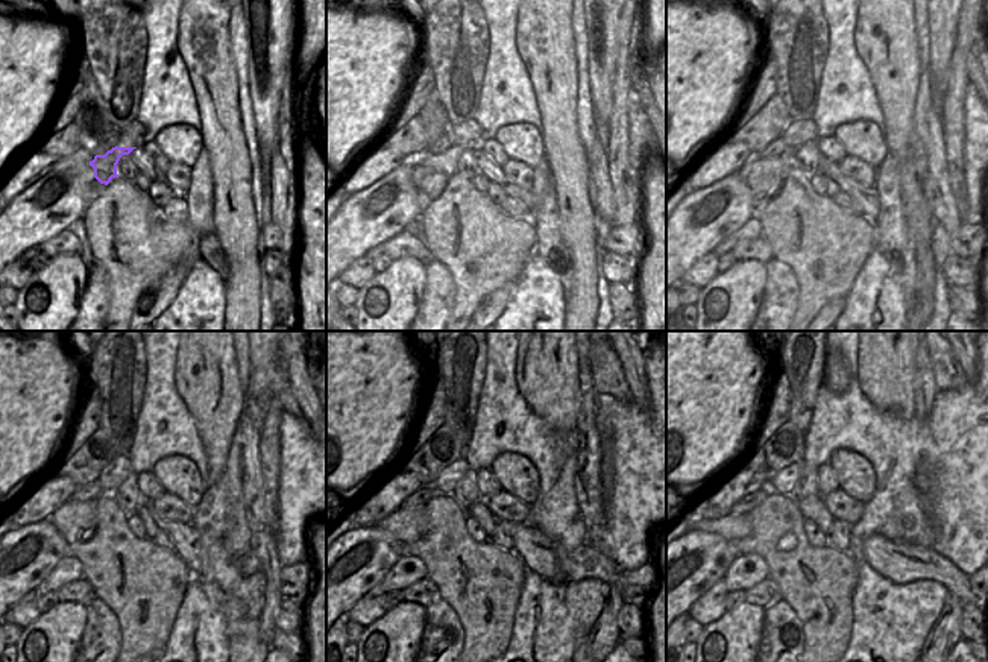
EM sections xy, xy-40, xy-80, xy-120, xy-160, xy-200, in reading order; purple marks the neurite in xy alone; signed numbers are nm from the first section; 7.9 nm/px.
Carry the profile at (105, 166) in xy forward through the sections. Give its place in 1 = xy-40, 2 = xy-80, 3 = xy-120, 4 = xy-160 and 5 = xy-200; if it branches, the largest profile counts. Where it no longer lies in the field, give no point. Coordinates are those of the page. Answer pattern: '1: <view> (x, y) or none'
1: xy-40 (431, 173)
2: xy-80 (765, 178)
3: xy-120 (76, 521)
4: xy-160 (407, 526)
5: xy-200 (732, 526)

